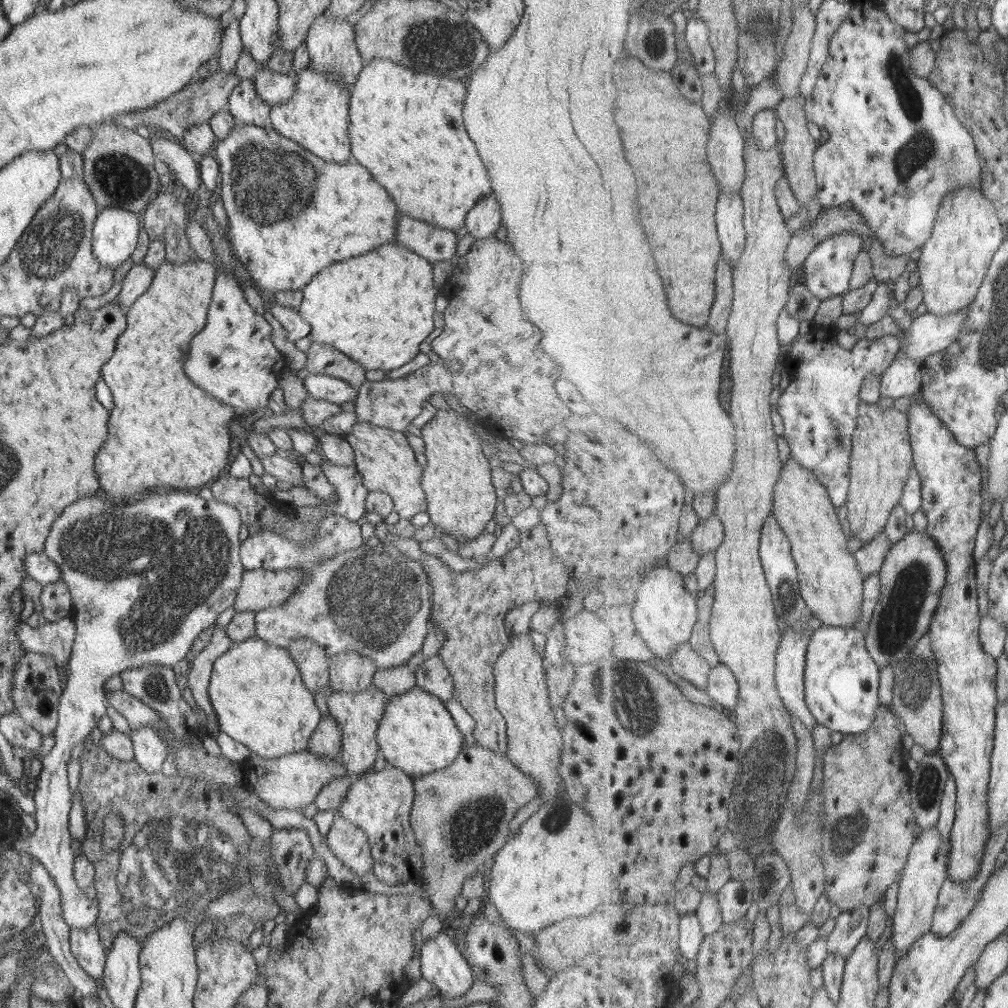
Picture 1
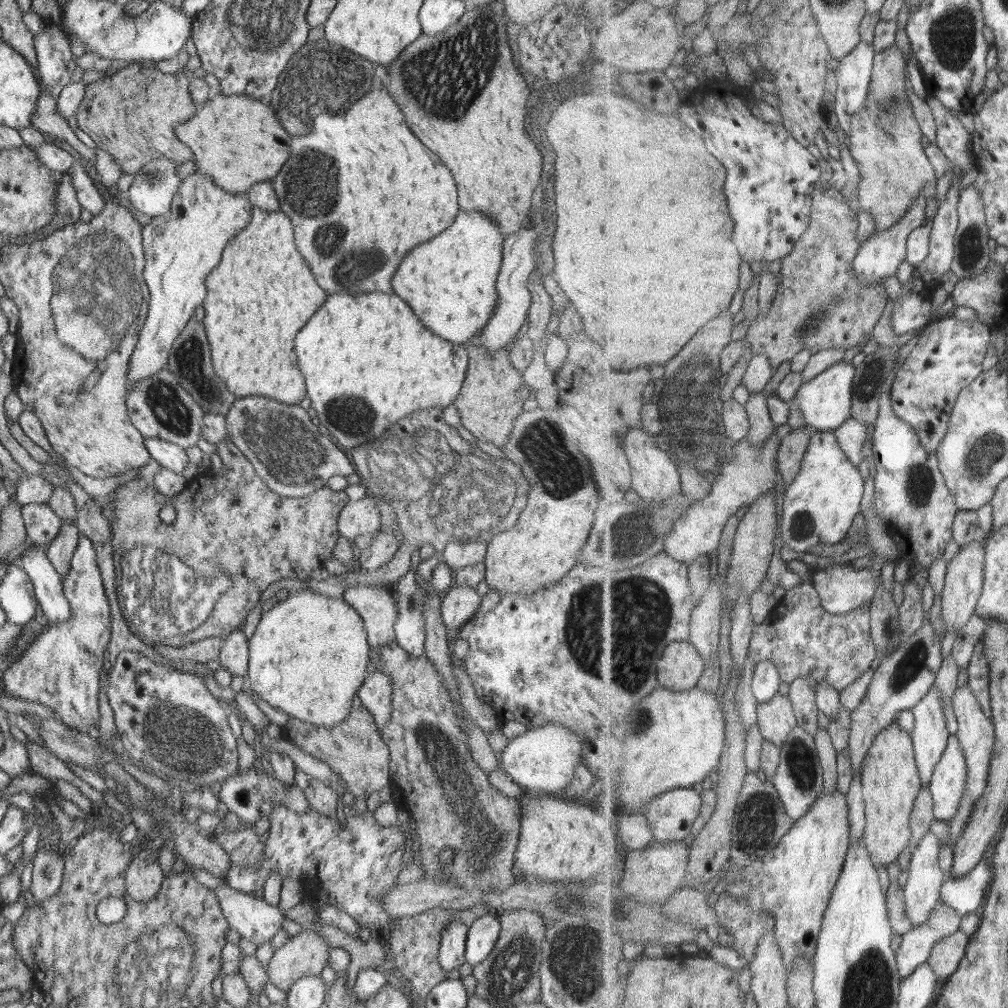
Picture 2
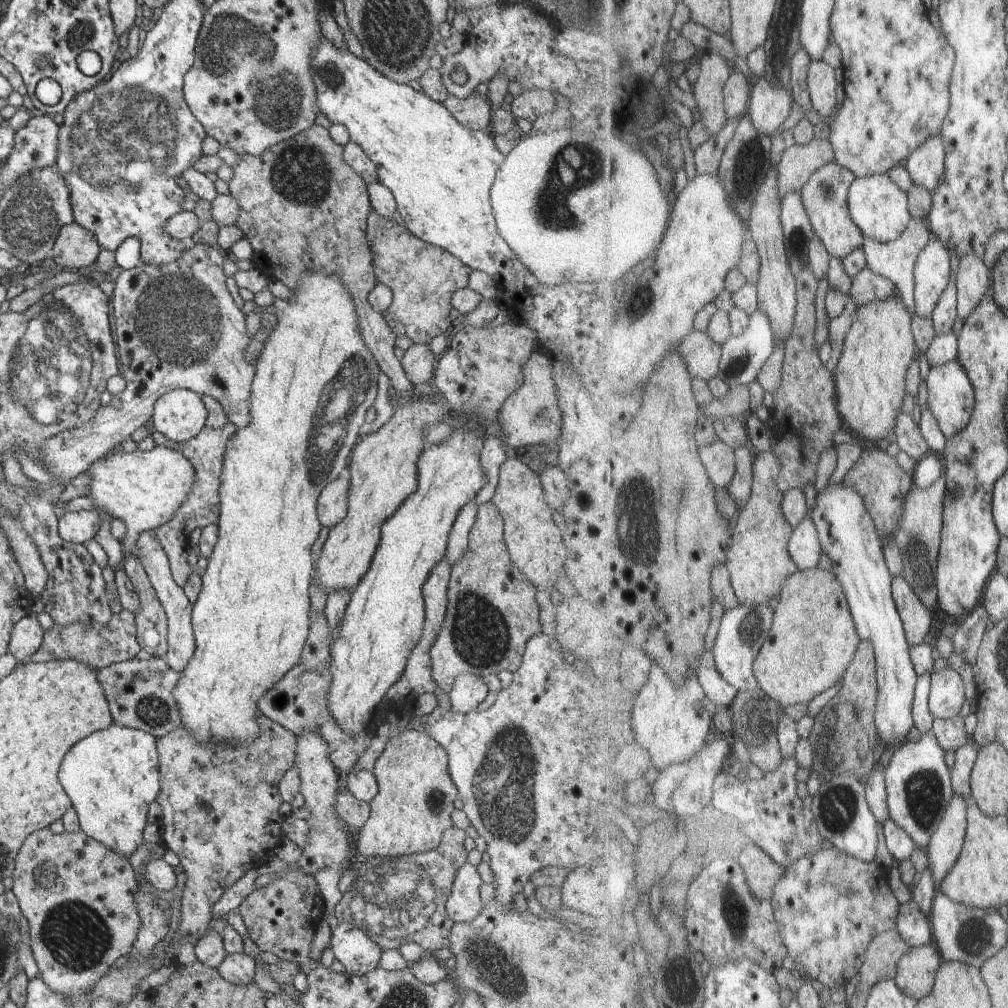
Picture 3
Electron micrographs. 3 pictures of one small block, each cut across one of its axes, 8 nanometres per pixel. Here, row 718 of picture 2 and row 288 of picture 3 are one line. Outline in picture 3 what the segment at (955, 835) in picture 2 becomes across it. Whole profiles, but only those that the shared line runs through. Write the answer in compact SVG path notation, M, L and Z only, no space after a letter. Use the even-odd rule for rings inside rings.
M974 254L964 256L959 262L958 269L958 309L963 319L968 319L979 305L986 298L993 286L993 272L987 262L981 257Z

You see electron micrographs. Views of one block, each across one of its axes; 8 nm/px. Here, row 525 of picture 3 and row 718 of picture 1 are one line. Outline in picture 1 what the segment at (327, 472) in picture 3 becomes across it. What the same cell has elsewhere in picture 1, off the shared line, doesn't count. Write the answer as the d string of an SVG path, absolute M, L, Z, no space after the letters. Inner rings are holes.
M256 635L233 642L229 650L214 660L208 681L208 699L216 715L218 730L243 744L257 757L277 758L305 751L320 715L313 694L303 685L298 667L296 658L287 648L264 641Z

